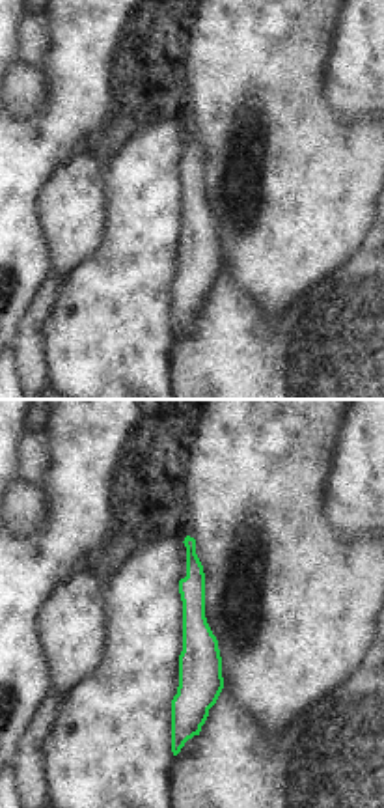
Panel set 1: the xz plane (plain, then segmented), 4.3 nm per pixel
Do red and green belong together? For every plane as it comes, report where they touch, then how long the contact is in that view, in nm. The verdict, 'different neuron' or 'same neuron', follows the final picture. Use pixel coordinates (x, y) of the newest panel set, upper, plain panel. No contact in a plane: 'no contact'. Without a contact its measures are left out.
no contact

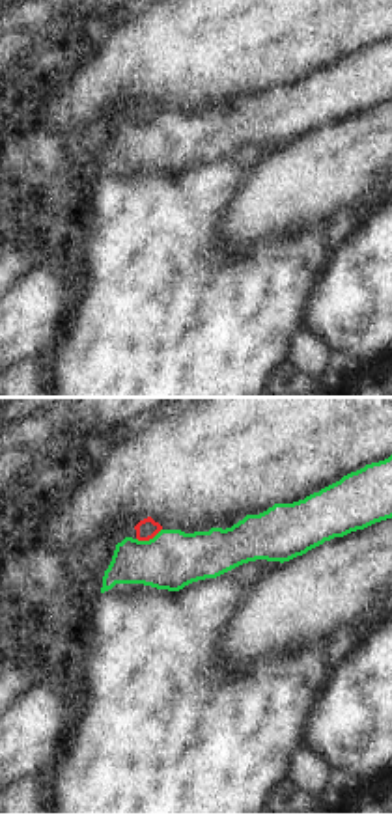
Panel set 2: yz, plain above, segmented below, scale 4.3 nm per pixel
meets red at (148, 122); contact 120 nm long

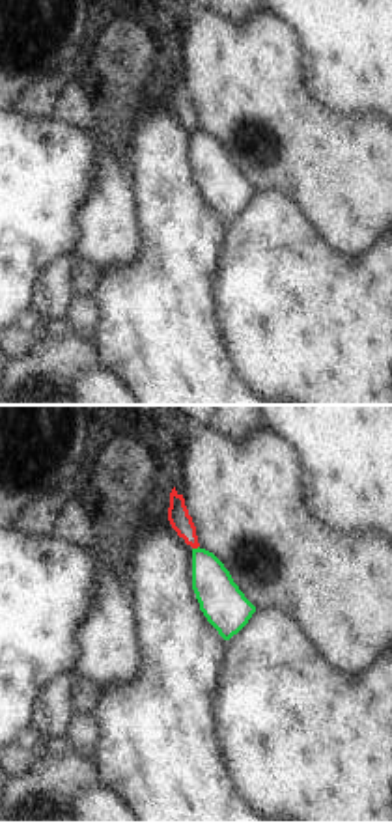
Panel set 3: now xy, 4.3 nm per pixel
meets red at (195, 129); contact 40 nm long

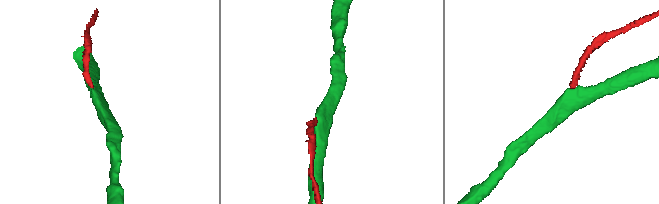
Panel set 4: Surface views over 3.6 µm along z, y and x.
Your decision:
different neuron

